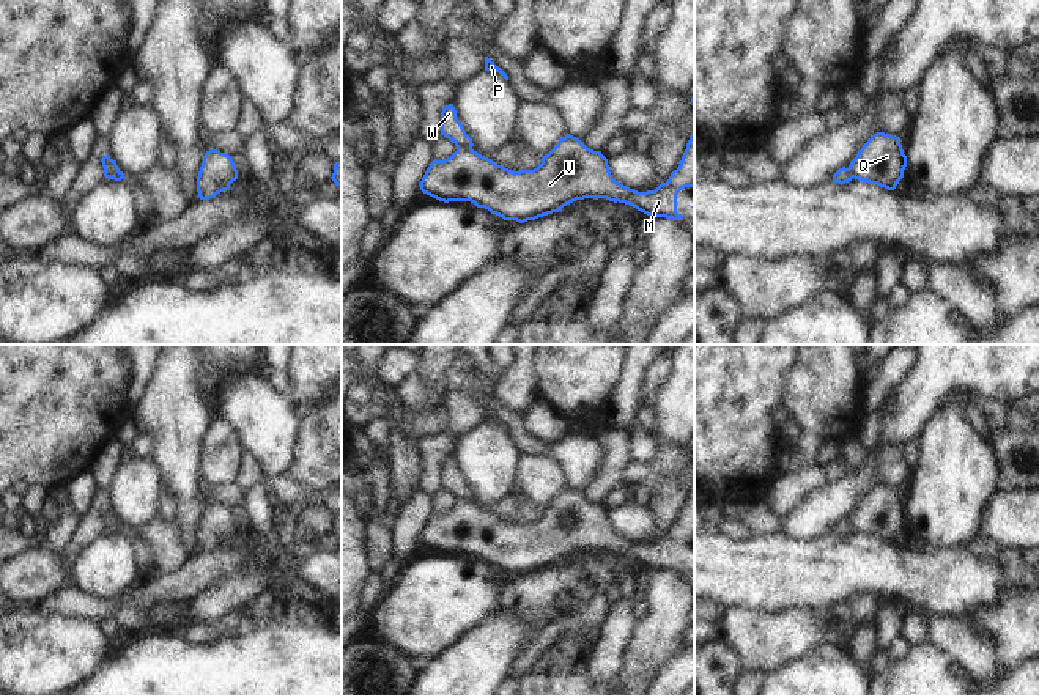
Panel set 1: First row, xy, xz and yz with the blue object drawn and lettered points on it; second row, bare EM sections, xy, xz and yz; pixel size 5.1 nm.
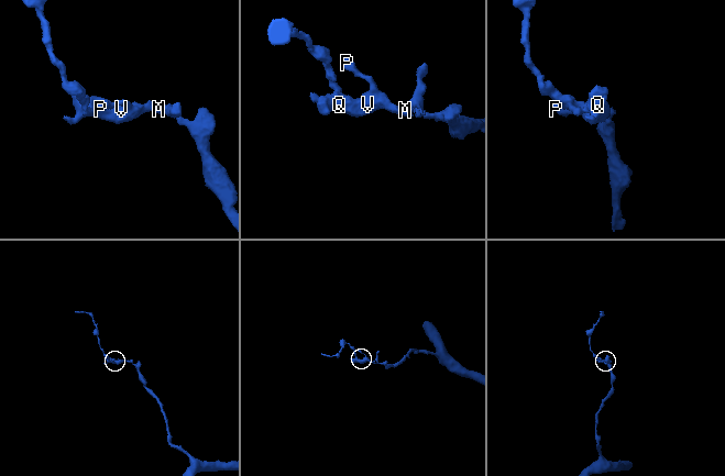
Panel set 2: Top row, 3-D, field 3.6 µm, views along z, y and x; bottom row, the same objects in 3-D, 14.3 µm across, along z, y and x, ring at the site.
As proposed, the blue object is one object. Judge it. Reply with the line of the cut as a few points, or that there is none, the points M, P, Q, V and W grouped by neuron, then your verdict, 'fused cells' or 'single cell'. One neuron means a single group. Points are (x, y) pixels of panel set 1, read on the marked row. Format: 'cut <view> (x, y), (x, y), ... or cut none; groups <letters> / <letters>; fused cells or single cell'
cut xz (457, 147), (468, 147), (471, 150); groups M P Q V / W; fused cells

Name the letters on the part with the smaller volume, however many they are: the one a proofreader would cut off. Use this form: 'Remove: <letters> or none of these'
Remove: W

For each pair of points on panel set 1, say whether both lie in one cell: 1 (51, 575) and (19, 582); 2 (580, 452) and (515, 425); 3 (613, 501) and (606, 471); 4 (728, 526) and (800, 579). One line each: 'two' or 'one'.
1: one
2: one
3: two
4: two

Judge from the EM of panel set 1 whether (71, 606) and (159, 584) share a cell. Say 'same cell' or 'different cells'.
same cell

